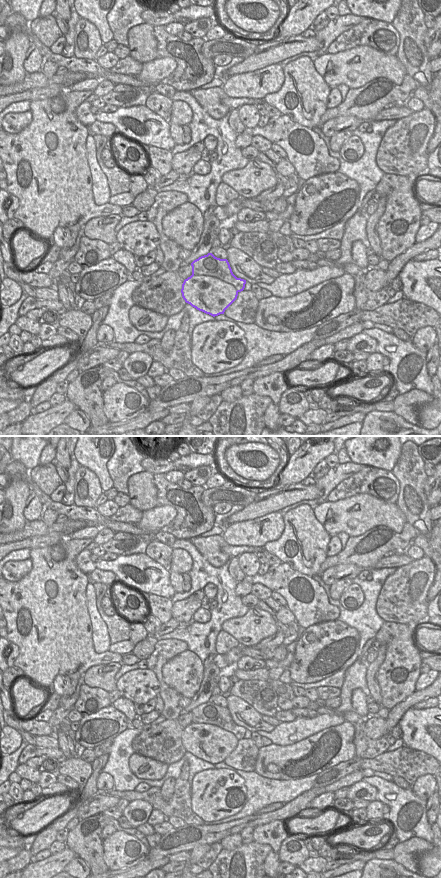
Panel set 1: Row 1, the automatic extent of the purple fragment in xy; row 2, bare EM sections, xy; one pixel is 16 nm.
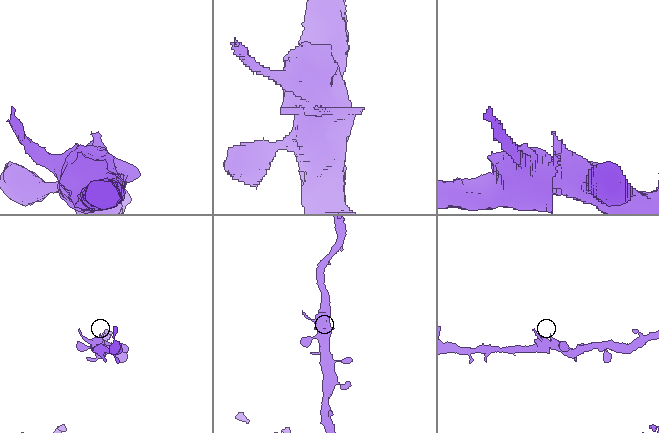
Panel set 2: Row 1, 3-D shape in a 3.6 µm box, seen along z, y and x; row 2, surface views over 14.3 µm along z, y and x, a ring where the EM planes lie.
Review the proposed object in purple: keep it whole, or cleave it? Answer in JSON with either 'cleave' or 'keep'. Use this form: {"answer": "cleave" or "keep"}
{"answer": "cleave"}

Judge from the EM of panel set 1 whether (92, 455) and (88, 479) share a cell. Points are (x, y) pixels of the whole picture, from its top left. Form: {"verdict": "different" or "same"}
{"verdict": "different"}

